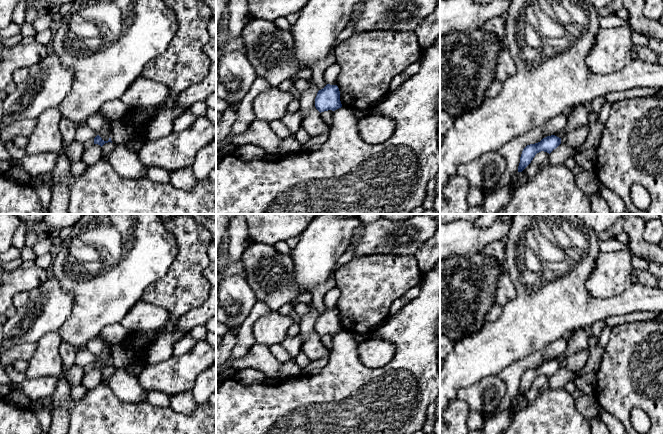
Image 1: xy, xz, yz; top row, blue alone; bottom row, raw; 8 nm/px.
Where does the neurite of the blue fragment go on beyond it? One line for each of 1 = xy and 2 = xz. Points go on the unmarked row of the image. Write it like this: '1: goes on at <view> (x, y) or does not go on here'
1: does not go on here
2: does not go on here

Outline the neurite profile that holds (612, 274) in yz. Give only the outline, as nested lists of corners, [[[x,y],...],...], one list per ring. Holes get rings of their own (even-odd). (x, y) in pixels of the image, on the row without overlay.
[[[632,252],[600,253],[586,282],[588,292],[597,299],[622,294],[632,285]]]

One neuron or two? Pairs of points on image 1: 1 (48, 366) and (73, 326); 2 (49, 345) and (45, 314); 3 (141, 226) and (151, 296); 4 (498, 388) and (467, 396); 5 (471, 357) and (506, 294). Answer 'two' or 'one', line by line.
1: two
2: two
3: two
4: one
5: two

